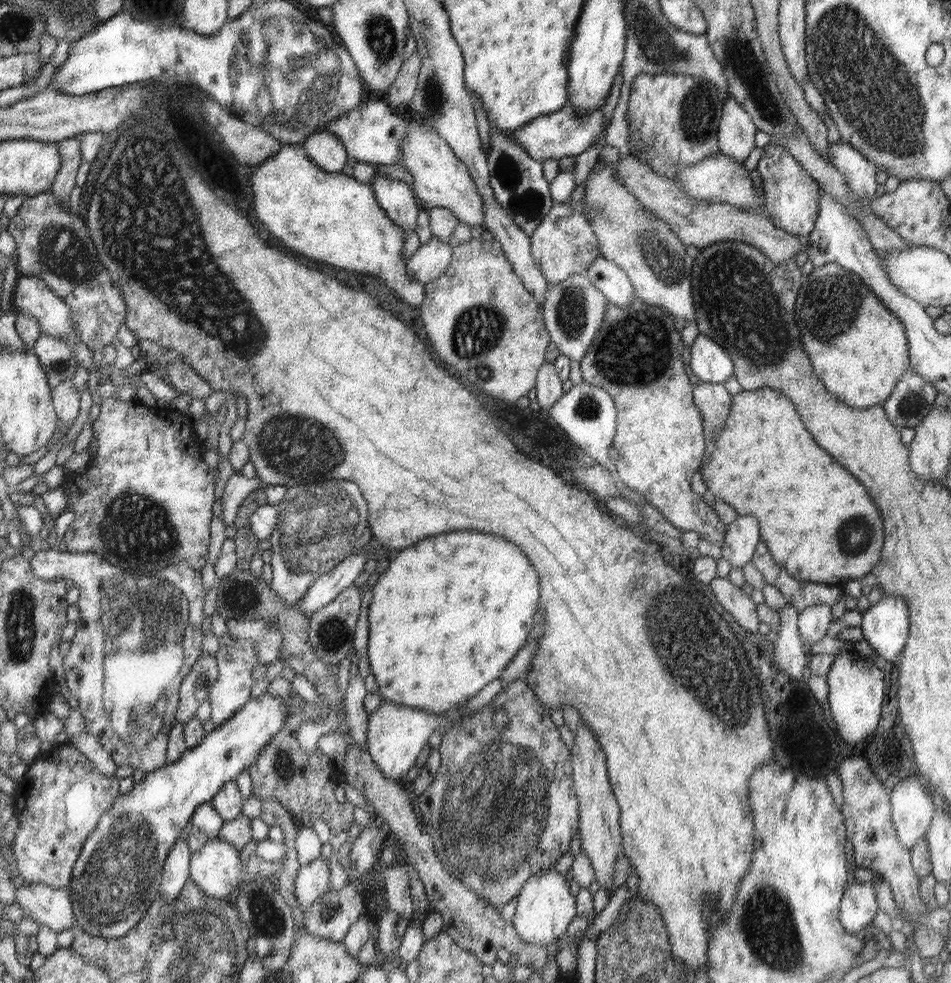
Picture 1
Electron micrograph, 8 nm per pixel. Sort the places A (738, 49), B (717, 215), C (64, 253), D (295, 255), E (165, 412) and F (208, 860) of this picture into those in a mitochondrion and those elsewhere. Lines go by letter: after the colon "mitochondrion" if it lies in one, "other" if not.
A: mitochondrion
B: other
C: mitochondrion
D: other
E: other
F: other

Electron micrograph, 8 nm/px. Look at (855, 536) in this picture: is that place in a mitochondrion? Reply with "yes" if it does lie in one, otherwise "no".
yes

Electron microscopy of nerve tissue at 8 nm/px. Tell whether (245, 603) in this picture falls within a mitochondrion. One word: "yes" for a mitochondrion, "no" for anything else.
yes

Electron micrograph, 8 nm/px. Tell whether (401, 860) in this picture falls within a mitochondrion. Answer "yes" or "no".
no

